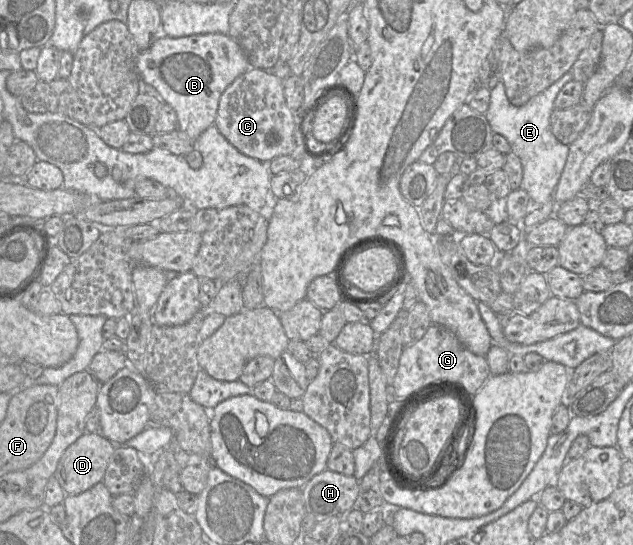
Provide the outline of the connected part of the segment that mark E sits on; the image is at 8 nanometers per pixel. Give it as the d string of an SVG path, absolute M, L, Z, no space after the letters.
M569 71L522 106L514 106L509 102L502 82L491 90L490 105L485 115L495 134L505 137L511 146L511 151L520 158L523 166L520 188L528 193L532 206L543 205L554 198L568 158L569 146L558 141L553 135L550 117L555 110L554 101L559 91L572 80L573 76Z

